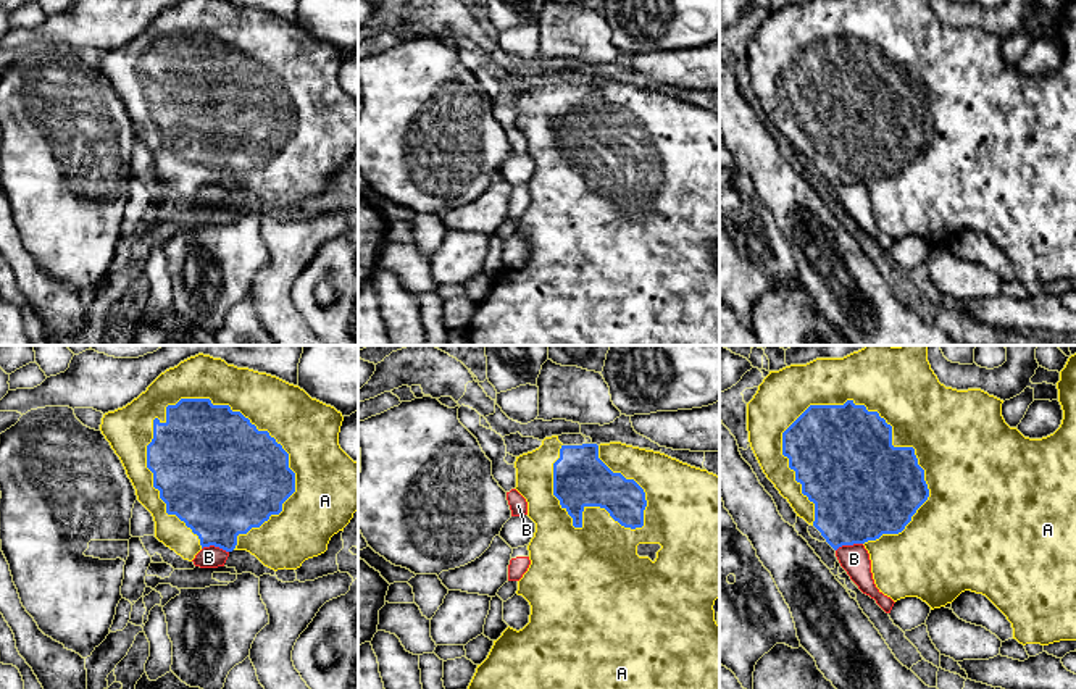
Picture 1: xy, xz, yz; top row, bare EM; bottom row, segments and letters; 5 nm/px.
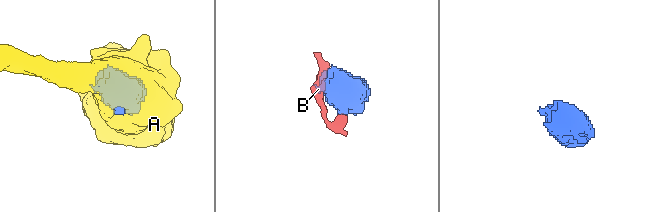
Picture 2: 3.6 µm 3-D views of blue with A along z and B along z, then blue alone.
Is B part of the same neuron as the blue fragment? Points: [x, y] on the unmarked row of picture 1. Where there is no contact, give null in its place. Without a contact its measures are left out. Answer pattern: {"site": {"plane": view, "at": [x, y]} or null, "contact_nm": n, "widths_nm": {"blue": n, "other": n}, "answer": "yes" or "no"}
{"site": {"plane": "xy", "at": [215, 184]}, "contact_nm": 140, "widths_nm": {"blue": 440, "other": 110}, "answer": "no"}

